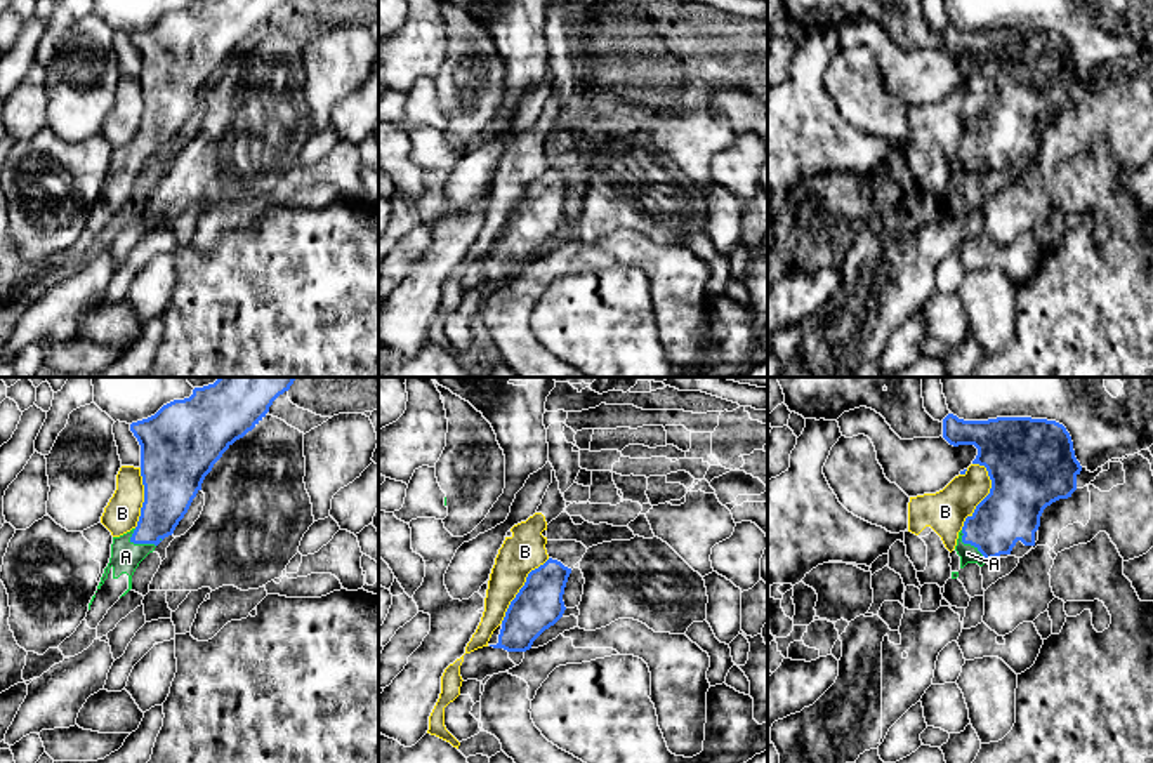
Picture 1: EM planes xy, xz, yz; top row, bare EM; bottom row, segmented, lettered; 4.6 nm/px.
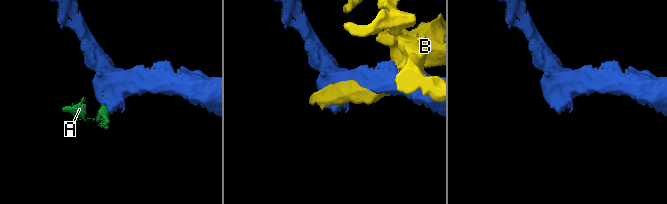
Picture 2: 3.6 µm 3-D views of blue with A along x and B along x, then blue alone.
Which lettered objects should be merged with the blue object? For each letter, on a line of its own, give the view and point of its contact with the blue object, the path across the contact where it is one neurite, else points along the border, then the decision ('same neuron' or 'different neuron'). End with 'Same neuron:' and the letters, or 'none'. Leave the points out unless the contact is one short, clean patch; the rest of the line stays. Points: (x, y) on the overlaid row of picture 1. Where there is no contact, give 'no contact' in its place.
A: contact xy (139, 543); same neuron
B: contact yz (987, 496); different neuron
Same neuron: A

